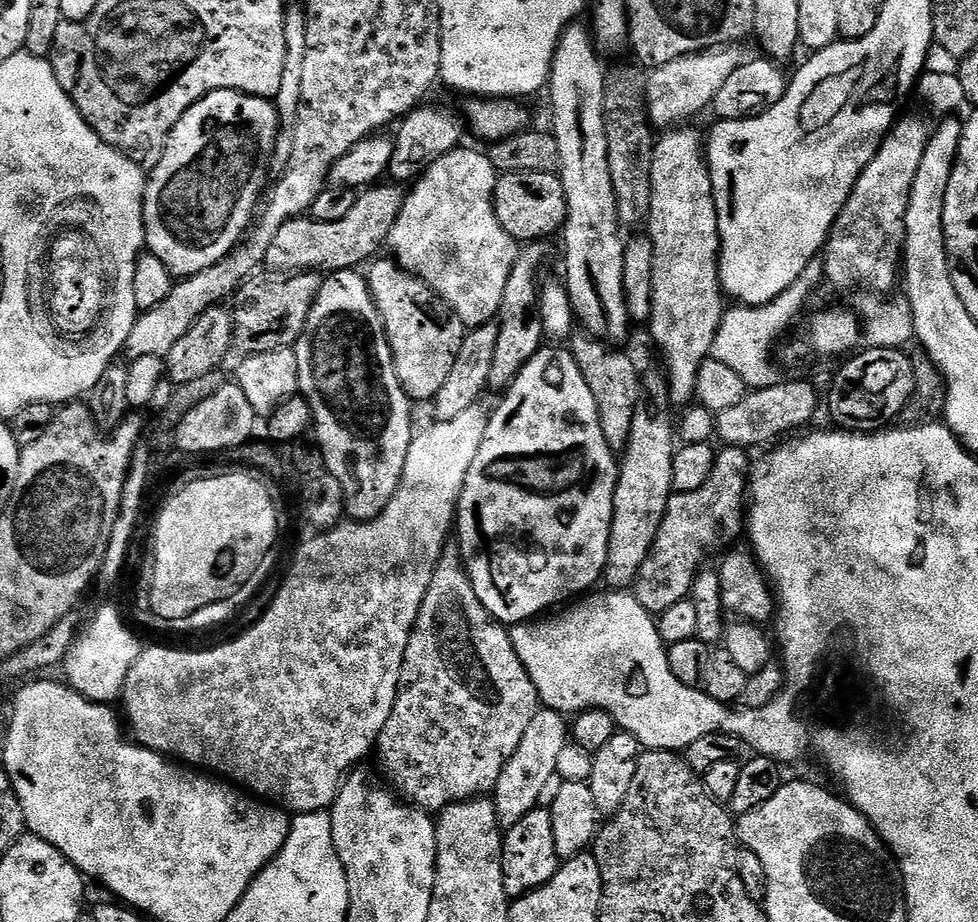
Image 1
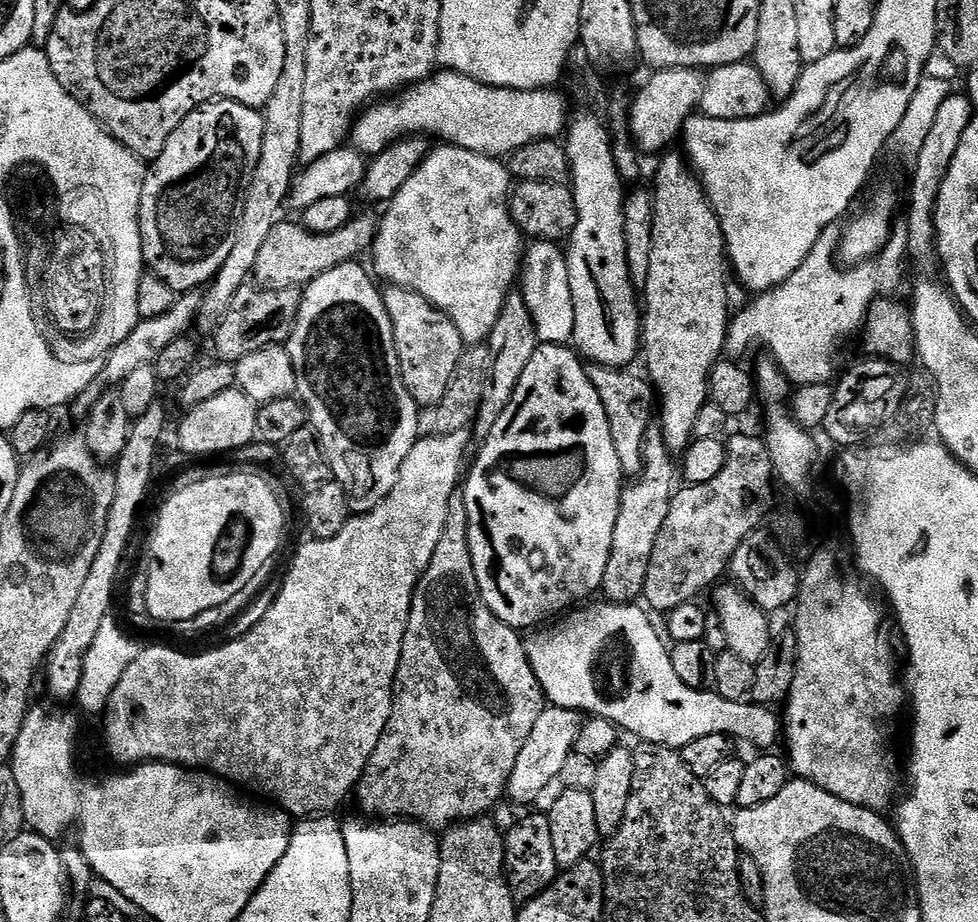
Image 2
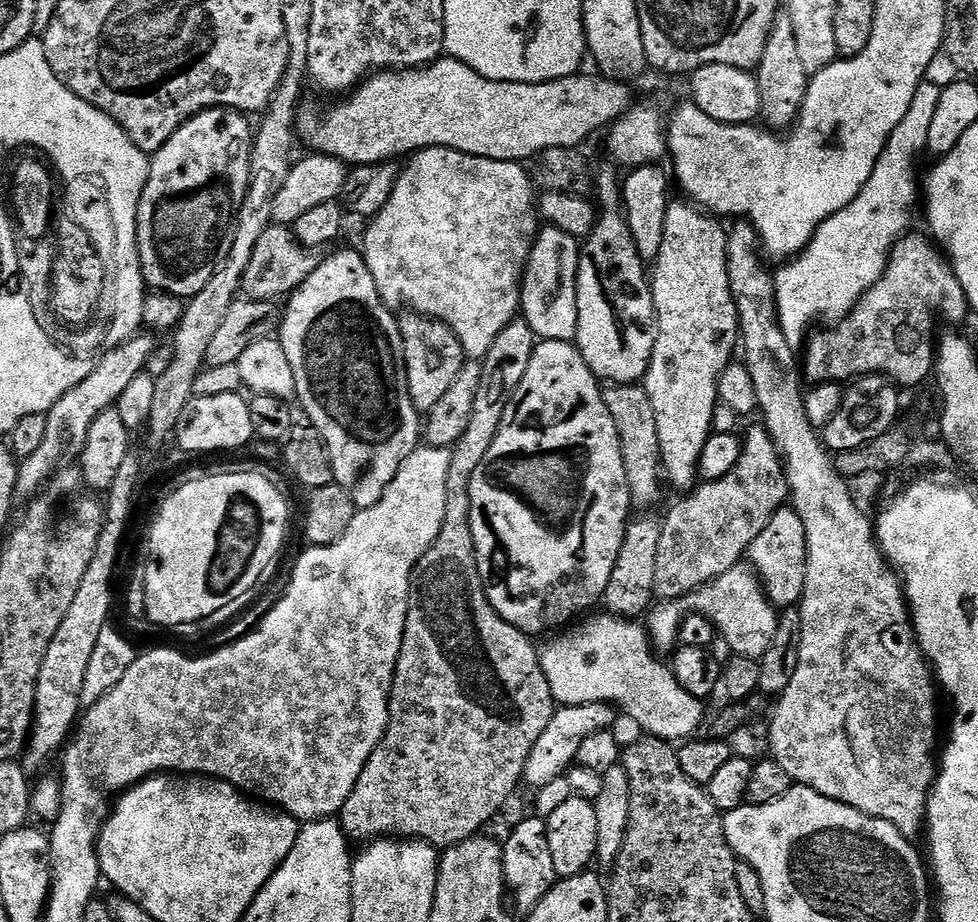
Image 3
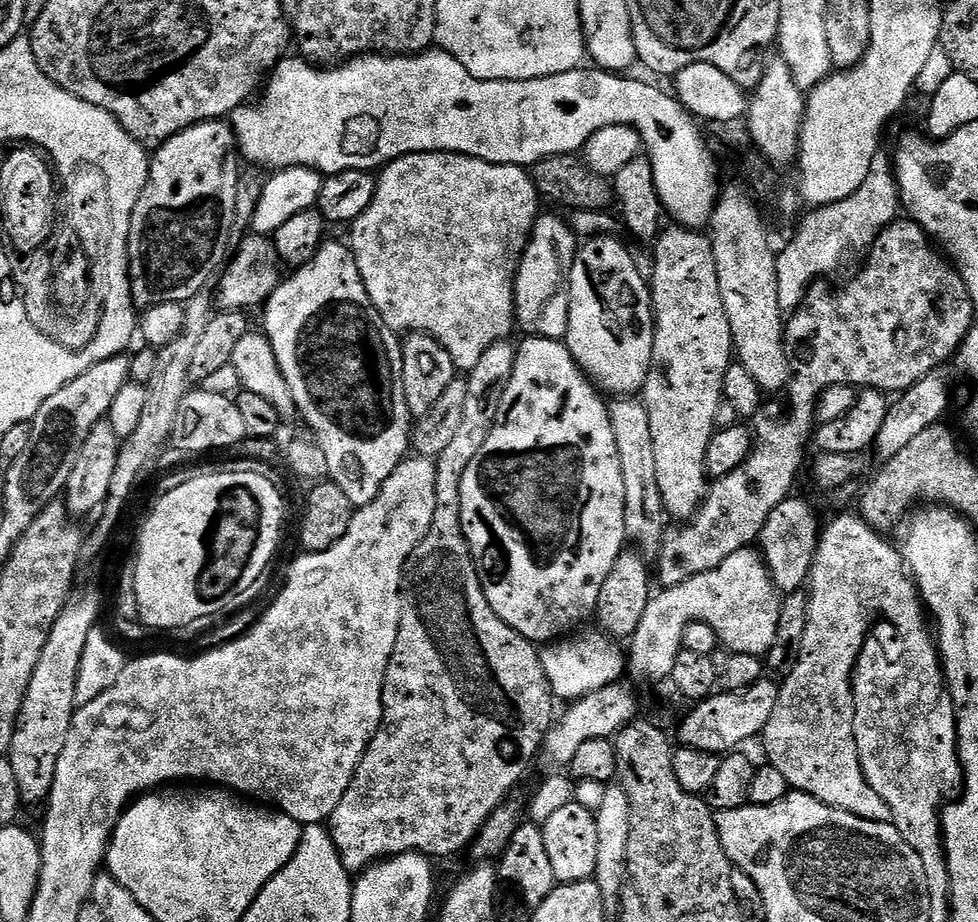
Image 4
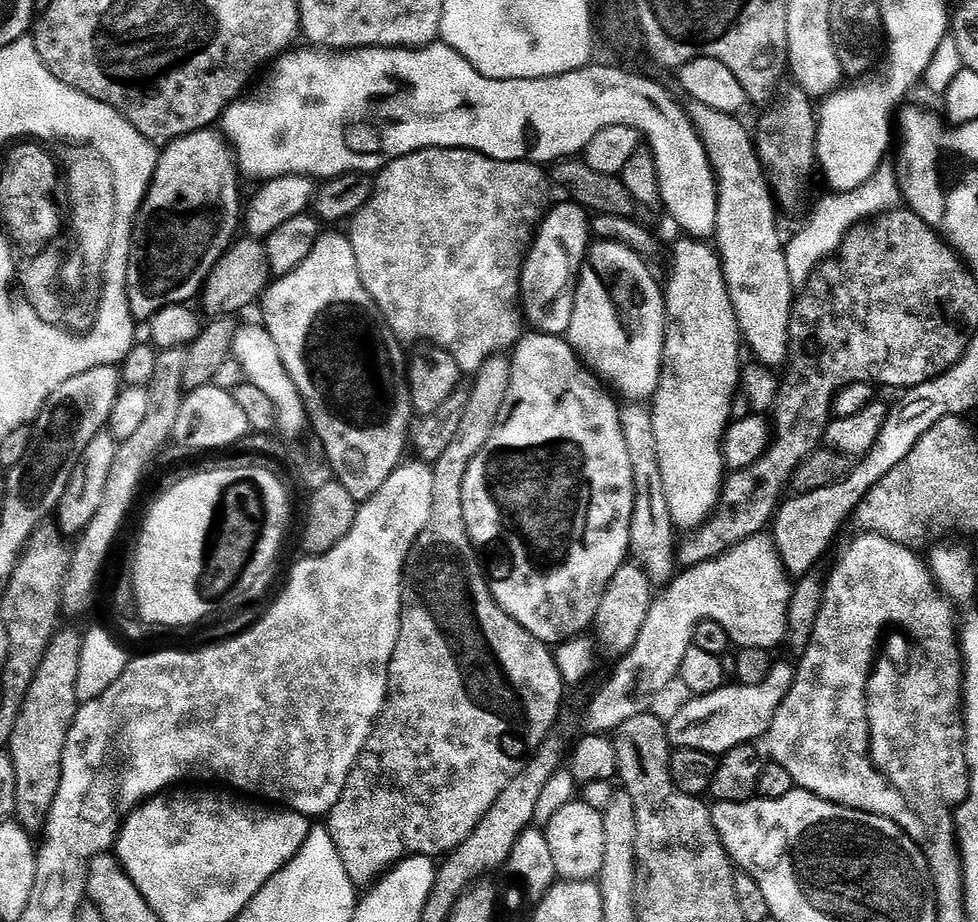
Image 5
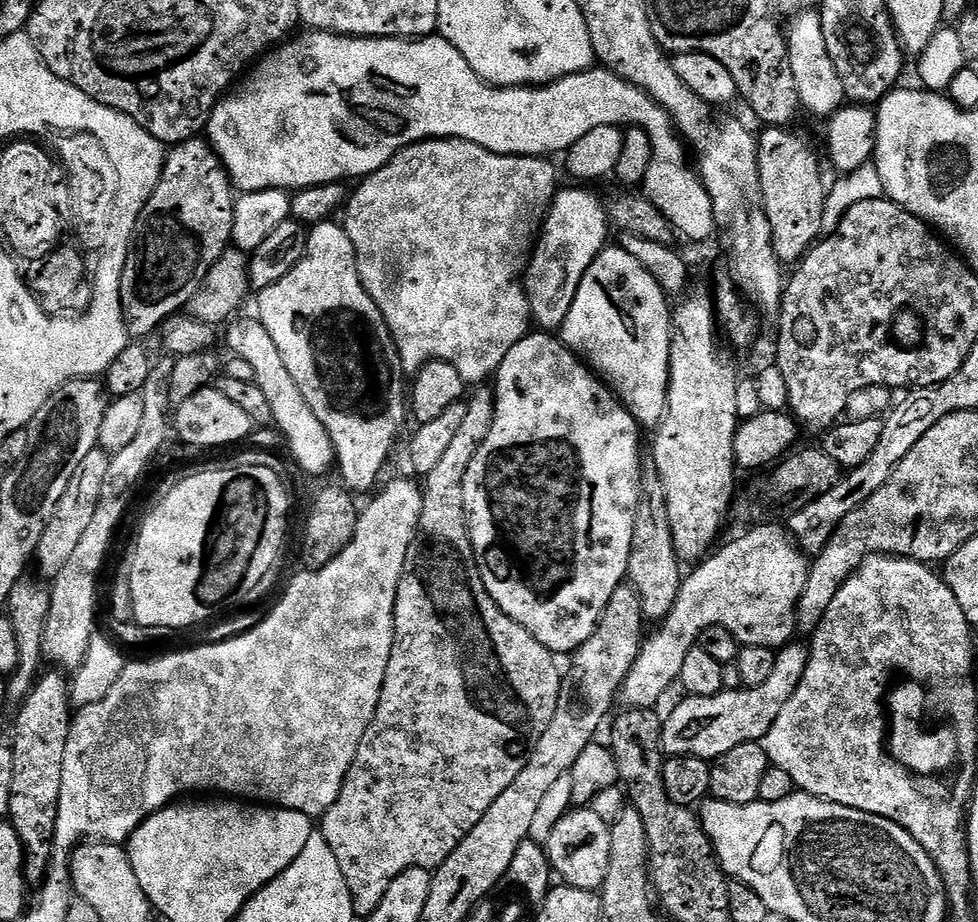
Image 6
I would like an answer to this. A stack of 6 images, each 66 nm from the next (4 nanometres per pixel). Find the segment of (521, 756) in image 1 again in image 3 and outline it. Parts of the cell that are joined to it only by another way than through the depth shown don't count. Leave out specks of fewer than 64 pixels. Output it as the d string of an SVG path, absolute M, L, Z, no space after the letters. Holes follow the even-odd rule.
M608 702L557 707L546 730L542 730L538 742L534 742L534 748L530 750L530 756L526 758L523 783L529 784L532 790L539 790L542 786L554 782L554 778L565 775L568 769L576 764L578 746L582 746L582 742L586 742L590 734L607 732L613 727L612 723L616 720L615 711L617 712L617 709Z

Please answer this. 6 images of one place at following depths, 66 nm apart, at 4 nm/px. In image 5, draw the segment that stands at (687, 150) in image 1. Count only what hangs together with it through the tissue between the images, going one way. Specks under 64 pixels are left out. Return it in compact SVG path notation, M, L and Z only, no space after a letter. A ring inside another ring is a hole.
M680 240L676 244L676 257L672 260L672 273L668 276L668 288L664 292L664 315L666 327L664 330L664 361L658 378L658 386L650 401L650 411L654 422L654 439L658 446L658 466L662 469L662 490L666 490L666 506L670 506L670 518L677 529L697 530L703 527L720 501L720 490L726 479L726 465L724 463L724 433L732 420L732 401L741 383L742 361L740 362L740 348L742 352L742 337L740 327L734 314L734 306L730 302L730 294L726 286L724 268L720 264L720 257L715 247L699 244L696 240Z

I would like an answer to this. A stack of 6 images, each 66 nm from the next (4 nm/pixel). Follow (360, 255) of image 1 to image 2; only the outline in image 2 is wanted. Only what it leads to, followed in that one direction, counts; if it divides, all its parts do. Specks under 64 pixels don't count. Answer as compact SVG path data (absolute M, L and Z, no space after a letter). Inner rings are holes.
M353 215L352 221L342 230L334 230L332 234L314 234L306 230L303 223L287 224L281 222L270 230L270 238L258 250L258 262L252 267L255 283L270 290L286 290L306 286L314 278L326 274L326 270L334 270L339 264L351 264L360 255L371 249L376 240L377 217Z

